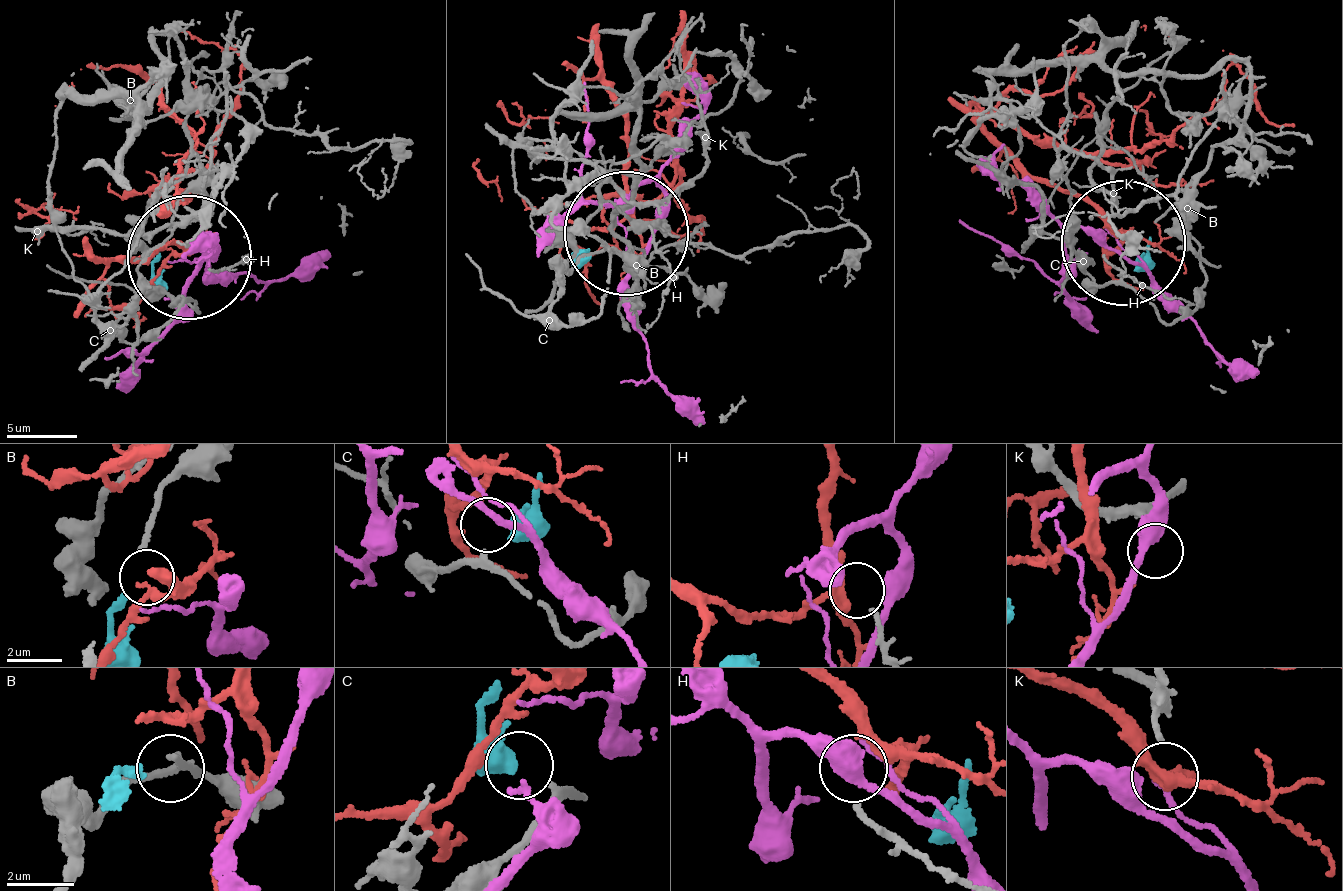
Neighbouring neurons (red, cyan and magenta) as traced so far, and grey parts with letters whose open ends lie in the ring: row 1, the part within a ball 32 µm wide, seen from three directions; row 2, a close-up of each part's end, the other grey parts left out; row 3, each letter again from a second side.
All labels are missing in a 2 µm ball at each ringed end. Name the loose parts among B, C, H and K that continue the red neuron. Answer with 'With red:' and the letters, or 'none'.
With red: H

